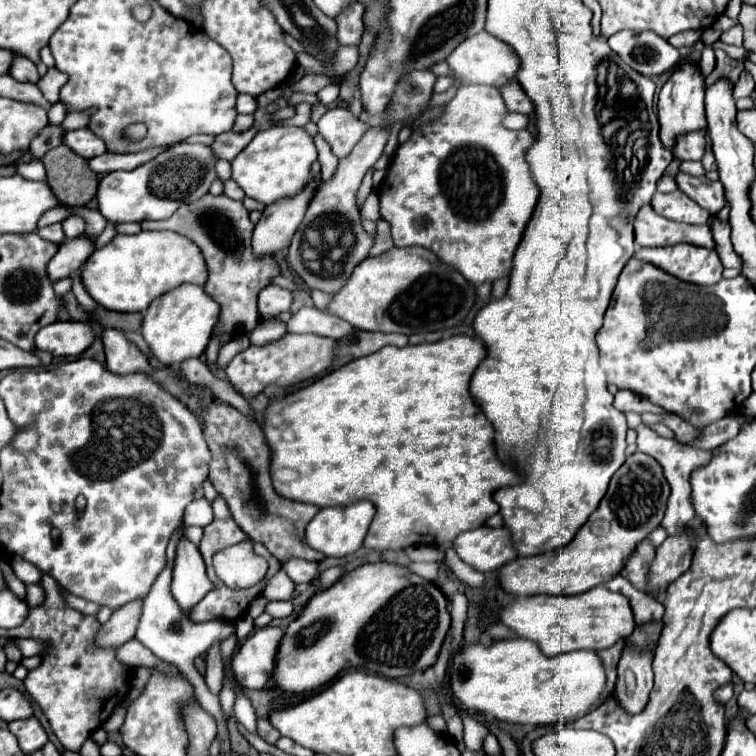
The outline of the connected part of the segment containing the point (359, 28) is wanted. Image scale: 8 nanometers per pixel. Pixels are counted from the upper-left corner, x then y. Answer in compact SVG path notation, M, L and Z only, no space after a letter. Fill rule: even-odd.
M354 2L350 8L342 12L342 16L336 18L338 24L338 42L340 44L360 44L364 24L362 24L362 4Z

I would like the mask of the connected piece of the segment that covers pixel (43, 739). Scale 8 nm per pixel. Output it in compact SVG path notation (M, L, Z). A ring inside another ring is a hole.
M34 716L26 718L26 720L14 720L8 726L10 726L10 732L18 738L18 744L24 754L32 754L34 750L42 748L48 742L44 728L40 726L40 722Z

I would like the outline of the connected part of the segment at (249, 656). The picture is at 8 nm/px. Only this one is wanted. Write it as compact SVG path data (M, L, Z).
M260 628L250 634L234 652L230 668L236 682L242 688L260 690L270 680L274 650L278 650L278 638L282 638L282 628Z

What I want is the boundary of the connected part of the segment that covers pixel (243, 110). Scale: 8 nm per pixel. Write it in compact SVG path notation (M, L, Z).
M238 94L238 112L240 114L254 114L258 110L258 100L250 94Z

